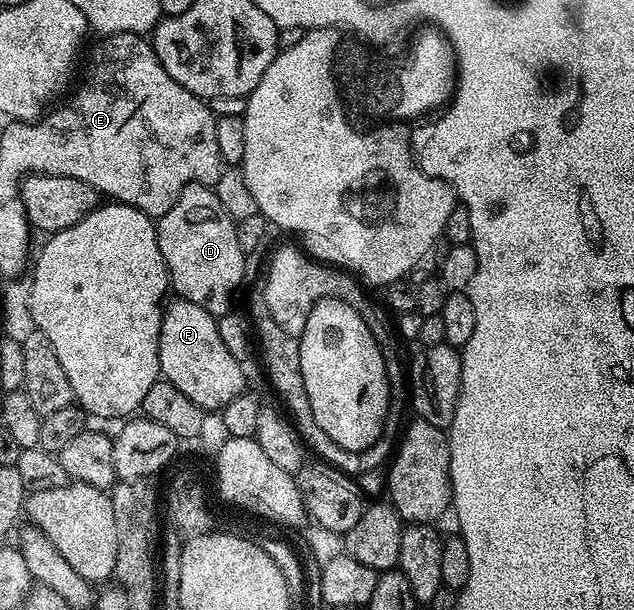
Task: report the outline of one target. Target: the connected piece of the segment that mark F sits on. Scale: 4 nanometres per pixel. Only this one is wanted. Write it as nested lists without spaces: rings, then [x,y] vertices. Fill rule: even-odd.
[[[182,299],[172,300],[172,305],[168,304],[163,311],[163,322],[161,323],[161,339],[159,340],[159,371],[162,380],[173,383],[173,387],[177,387],[177,391],[181,391],[186,398],[191,399],[193,403],[197,403],[197,407],[201,407],[204,411],[223,410],[233,398],[241,392],[244,392],[245,385],[243,385],[243,369],[244,366],[237,360],[233,359],[233,355],[229,355],[229,350],[226,349],[224,341],[221,340],[221,331],[219,330],[219,323],[209,311],[205,311],[205,307],[197,307],[197,303],[189,303]]]

